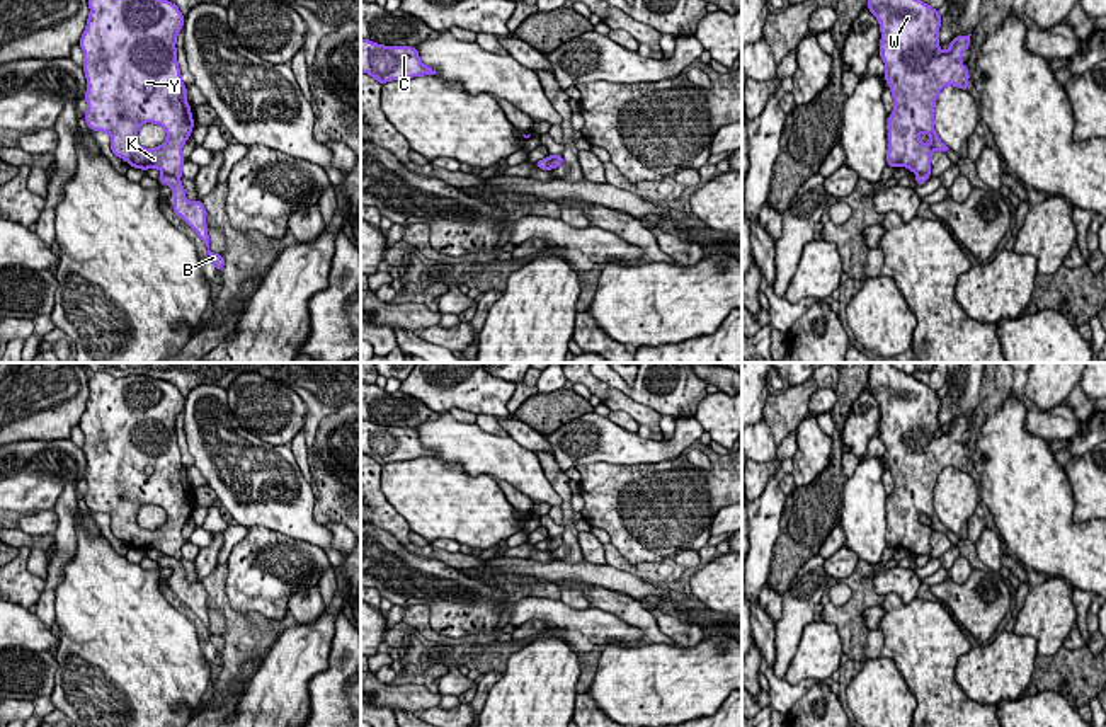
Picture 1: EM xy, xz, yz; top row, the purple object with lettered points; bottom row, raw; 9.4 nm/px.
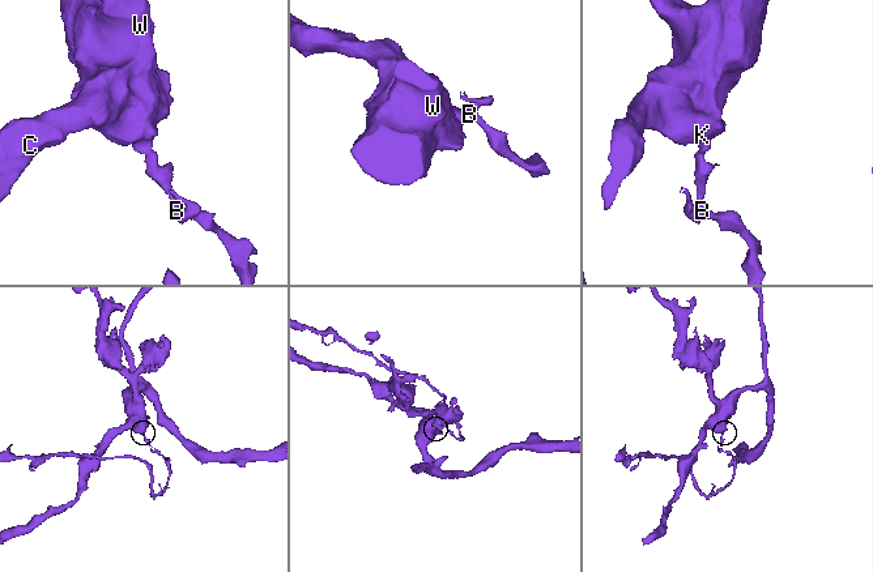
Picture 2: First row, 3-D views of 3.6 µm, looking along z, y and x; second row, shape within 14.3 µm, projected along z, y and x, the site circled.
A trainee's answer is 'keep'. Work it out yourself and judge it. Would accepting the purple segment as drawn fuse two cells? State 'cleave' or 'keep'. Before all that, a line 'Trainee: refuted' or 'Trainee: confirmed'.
Trainee: refuted
cleave

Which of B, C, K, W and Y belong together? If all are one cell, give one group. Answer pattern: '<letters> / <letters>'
B / C K W Y

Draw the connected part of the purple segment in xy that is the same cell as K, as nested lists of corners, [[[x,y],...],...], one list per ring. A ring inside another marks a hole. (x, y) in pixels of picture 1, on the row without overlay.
[[[104,371],[88,373],[88,388],[87,409],[78,424],[85,436],[87,507],[109,514],[112,535],[129,548],[158,550],[167,557],[182,558],[185,543],[182,528],[194,509],[175,431],[177,415],[185,402],[182,393],[163,380],[140,375],[114,378]],[[145,504],[155,504],[165,511],[167,521],[160,528],[143,530],[138,524],[138,511]]]

